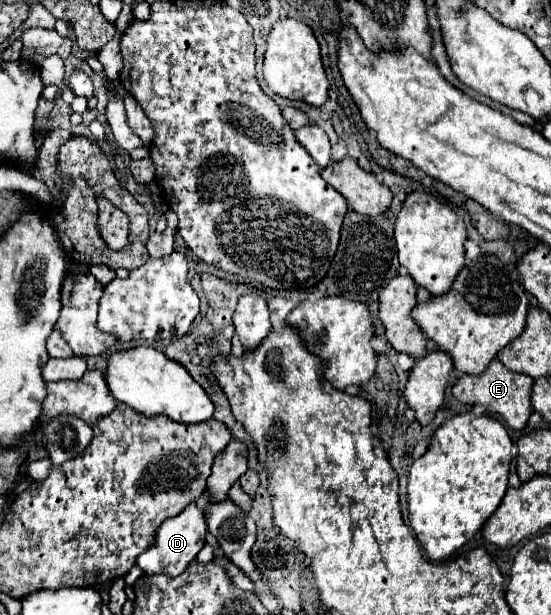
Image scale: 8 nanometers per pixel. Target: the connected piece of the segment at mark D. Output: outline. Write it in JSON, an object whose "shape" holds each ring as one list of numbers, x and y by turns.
{"shape":[[190,503,180,515,166,519,162,523,162,527,156,533,154,545,142,555,138,555,136,565,146,575,164,573,168,577,178,577,190,565,190,561,196,559,198,551,204,547,204,537,206,537,206,517,202,517,202,509,198,509,196,503]]}

